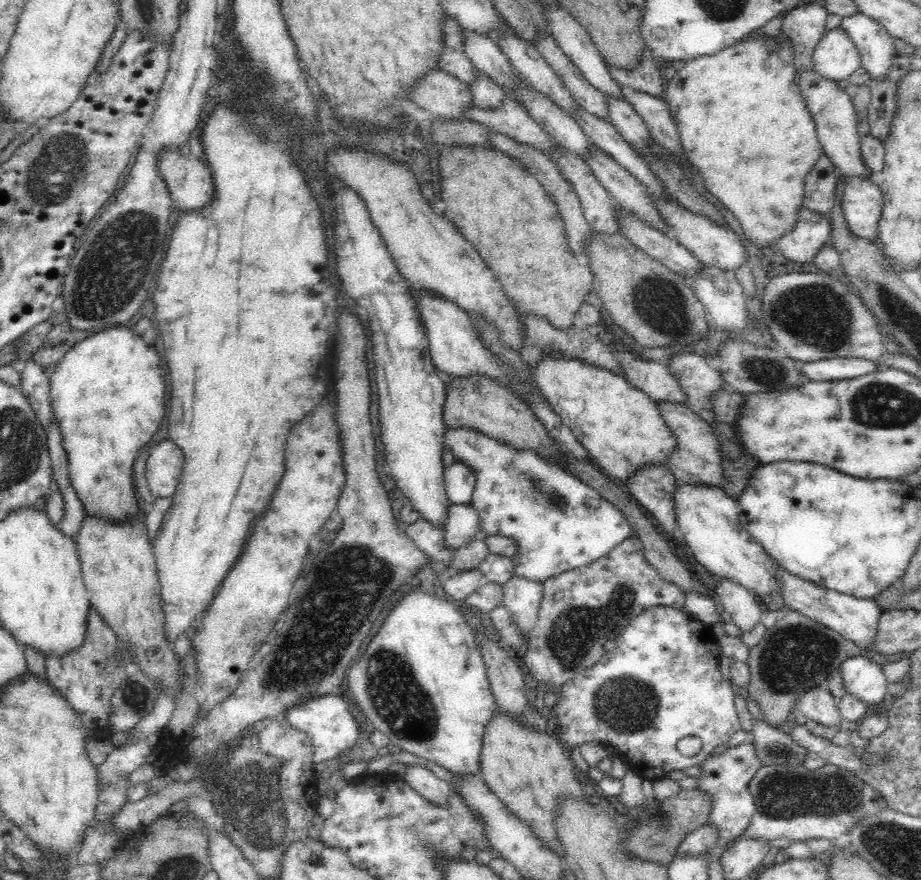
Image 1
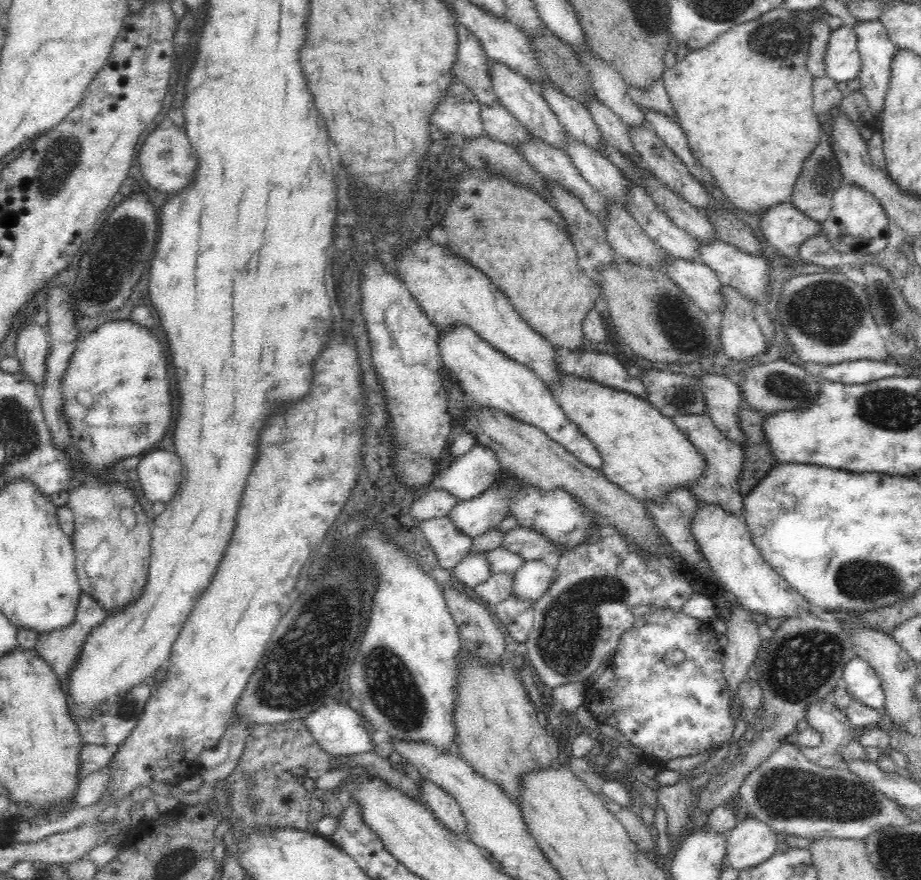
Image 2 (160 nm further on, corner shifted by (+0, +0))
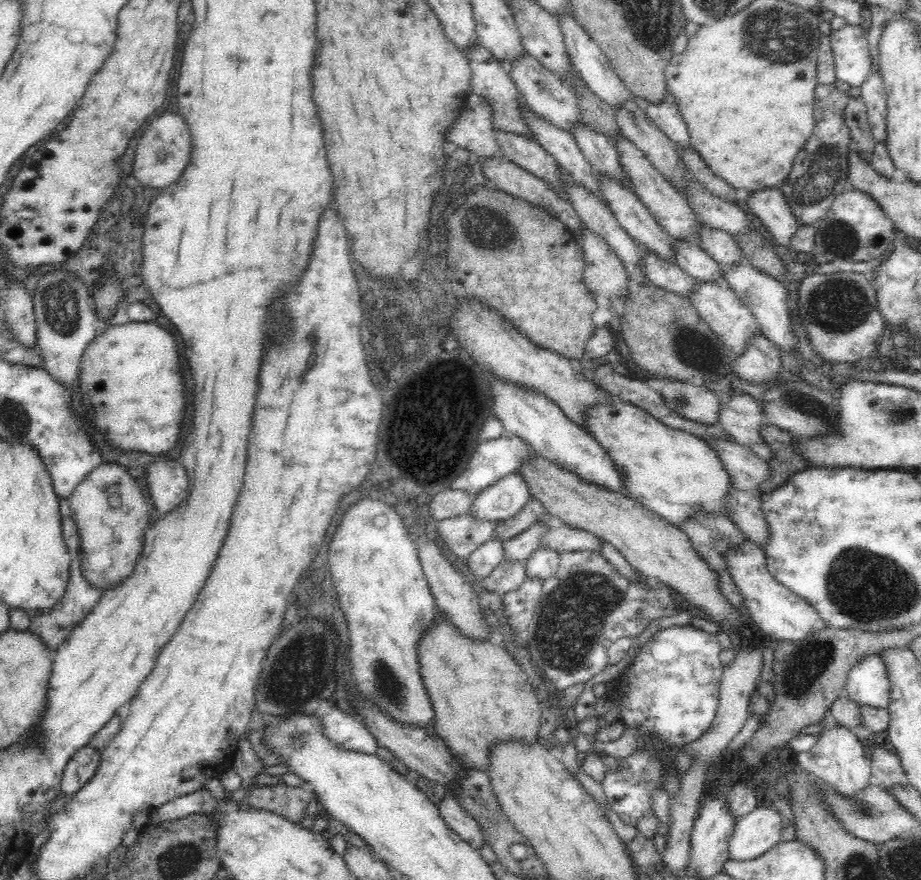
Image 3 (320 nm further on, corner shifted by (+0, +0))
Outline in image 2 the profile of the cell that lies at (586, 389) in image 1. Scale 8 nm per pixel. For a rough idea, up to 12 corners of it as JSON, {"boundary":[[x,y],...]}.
{"boundary":[[564,375],[549,389],[604,476],[661,503],[704,455],[644,397]]}

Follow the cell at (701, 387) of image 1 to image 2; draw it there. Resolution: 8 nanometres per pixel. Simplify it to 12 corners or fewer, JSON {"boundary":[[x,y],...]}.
{"boundary":[[704,374],[706,412],[730,440],[745,445],[737,379]]}

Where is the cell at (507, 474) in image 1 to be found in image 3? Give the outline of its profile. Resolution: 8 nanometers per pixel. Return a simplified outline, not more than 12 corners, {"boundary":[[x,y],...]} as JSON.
{"boundary":[[509,474],[477,493],[469,512],[503,521],[531,497],[524,477]]}

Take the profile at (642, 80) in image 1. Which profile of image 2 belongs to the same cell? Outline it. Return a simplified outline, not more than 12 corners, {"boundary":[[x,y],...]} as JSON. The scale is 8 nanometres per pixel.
{"boundary":[[661,79],[647,89],[629,86],[630,99],[678,123]]}

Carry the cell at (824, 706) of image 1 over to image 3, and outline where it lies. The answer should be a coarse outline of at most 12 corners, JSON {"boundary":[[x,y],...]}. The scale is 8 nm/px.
{"boundary":[[824,729],[801,770],[845,798],[873,784],[871,757],[850,729]]}

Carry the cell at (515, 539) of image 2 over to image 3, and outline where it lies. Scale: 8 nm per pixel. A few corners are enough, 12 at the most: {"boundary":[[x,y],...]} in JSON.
{"boundary":[[570,527],[552,528],[542,547],[601,555],[602,538]]}

